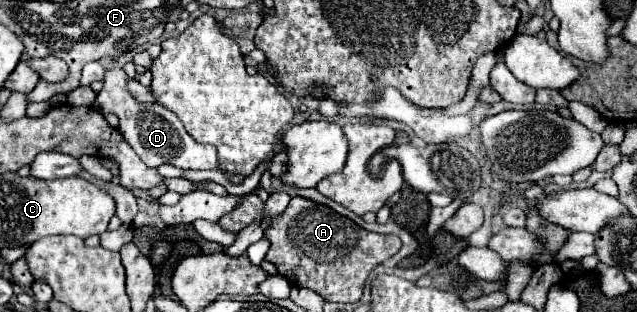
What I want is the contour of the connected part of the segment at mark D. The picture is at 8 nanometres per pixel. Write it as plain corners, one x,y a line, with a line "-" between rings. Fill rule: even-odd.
109,68
105,72
103,78
103,88
97,94
97,110
99,112
113,112
119,118
119,130
123,134
123,138
129,142
129,146
137,152
137,156
151,168
157,168
161,164
171,164
177,168
191,168
191,170
221,170
219,166
219,158
217,158
217,150
211,144
201,144
197,140
193,140
179,116
175,116
173,110
167,110
161,104
153,104
153,106
141,106
141,102
137,102
129,88
127,88
129,76
125,74
123,68

